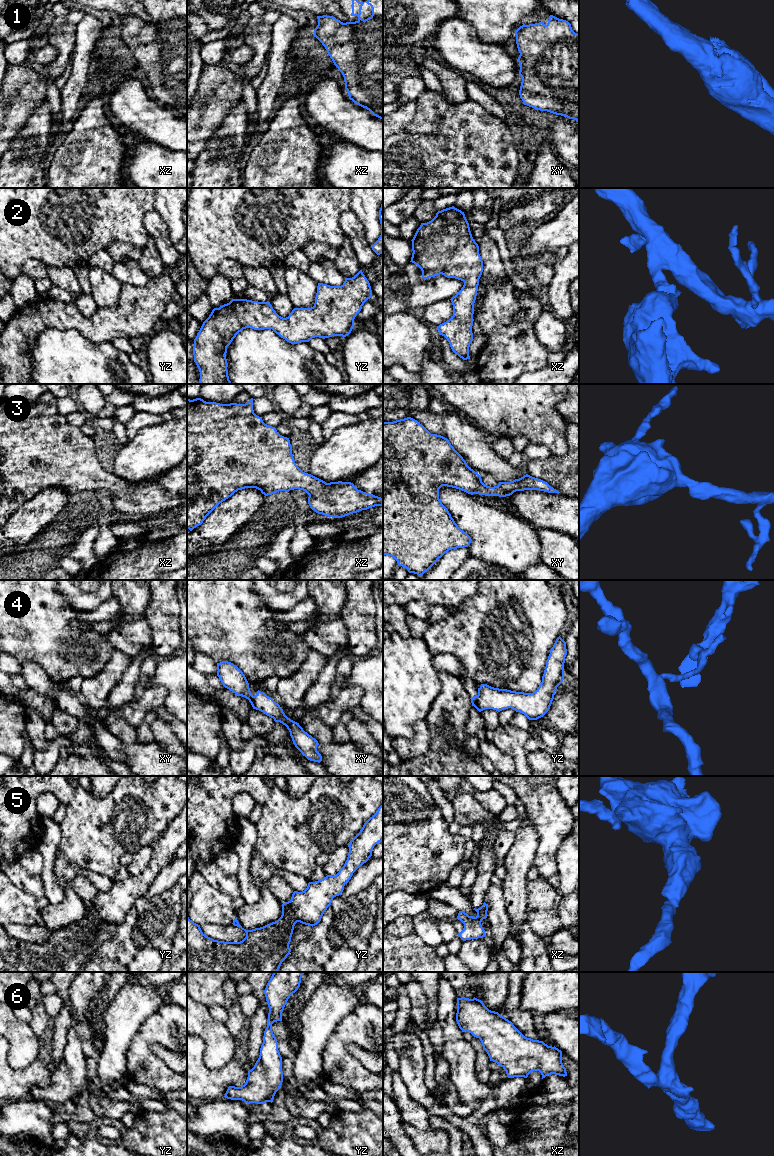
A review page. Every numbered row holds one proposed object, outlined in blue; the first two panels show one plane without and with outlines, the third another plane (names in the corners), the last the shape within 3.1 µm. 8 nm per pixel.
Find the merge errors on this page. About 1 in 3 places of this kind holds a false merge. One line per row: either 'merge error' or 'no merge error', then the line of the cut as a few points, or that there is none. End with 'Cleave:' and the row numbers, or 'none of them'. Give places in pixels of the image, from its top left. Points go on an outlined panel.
1: no merge error; no cut
2: no merge error; no cut
3: no merge error; no cut
4: merge error; cut in xy along (252, 696), (254, 708)
5: no merge error; no cut
6: no merge error; no cut
Cleave: 4

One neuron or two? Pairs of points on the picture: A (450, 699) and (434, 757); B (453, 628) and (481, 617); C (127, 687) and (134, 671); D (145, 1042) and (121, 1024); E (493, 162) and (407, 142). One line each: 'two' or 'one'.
A: one
B: one
C: one
D: two
E: one

